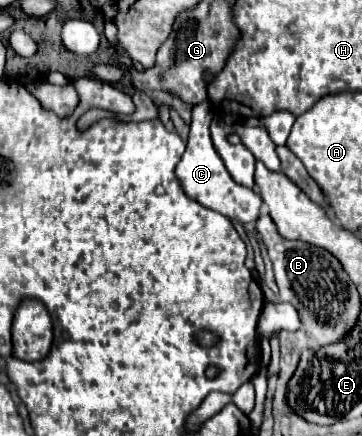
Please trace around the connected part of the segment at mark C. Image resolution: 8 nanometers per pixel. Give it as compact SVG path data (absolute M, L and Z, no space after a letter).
M205 100L197 106L193 106L193 118L191 118L191 130L189 130L189 138L187 138L187 150L181 158L181 162L177 164L177 178L183 186L183 190L187 192L187 196L191 196L193 200L197 200L199 204L231 218L231 220L239 220L239 222L255 222L261 214L261 206L263 200L257 192L253 192L251 188L245 188L241 184L237 184L229 172L225 172L225 164L221 164L221 158L217 156L211 136L209 136L209 126L213 120L213 106Z

